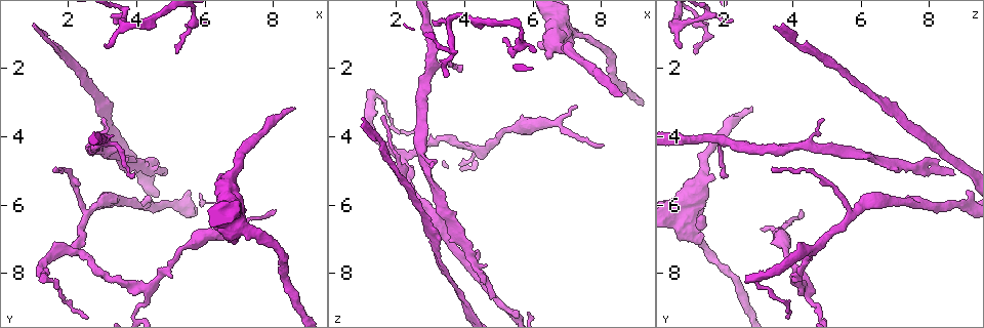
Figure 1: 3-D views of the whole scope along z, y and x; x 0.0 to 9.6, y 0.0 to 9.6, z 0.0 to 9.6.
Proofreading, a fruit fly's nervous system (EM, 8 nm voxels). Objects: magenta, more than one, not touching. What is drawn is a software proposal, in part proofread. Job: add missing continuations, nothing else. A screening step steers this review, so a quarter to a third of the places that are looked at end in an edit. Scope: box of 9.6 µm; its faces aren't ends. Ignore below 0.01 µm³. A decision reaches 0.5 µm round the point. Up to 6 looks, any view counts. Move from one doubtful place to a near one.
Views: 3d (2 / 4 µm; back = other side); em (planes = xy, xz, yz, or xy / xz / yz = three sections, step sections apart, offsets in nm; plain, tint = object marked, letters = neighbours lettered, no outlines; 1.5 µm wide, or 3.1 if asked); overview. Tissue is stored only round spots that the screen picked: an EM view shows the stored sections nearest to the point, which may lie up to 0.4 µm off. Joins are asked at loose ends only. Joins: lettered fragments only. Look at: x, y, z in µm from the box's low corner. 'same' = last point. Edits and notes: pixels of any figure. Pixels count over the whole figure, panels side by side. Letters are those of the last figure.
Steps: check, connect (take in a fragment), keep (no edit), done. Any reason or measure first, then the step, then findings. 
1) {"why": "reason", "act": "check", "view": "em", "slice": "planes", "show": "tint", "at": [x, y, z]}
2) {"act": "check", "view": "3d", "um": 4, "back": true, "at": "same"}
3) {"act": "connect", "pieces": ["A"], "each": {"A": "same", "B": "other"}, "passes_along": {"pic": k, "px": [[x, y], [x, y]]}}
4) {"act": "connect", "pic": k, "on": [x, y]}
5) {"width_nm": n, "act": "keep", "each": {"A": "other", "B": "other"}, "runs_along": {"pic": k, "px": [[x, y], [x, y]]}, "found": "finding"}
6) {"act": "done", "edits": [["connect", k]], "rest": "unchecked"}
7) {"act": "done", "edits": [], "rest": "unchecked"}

{"why": "end of a long branch", "act": "check", "view": "3d", "um": 2, "at": [8.60, 3.15, 2.90]}

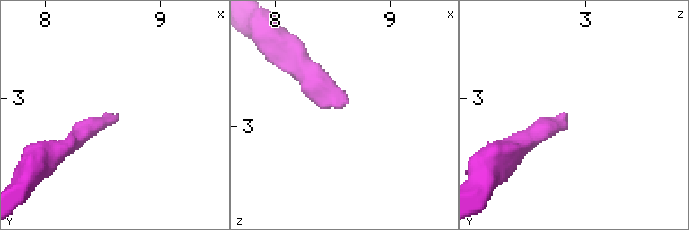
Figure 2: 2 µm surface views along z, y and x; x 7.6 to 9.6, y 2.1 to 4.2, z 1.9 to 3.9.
{"act": "check", "view": "em", "slice": "xy", "step": 4, "show": "letters", "at": [8.56, 3.14, 2.84]}

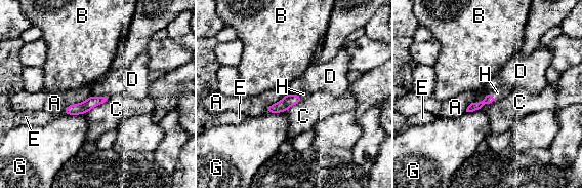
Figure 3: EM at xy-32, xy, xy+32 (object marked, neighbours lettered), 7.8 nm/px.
{"act": "connect", "pieces": ["H"], "each": {"A": "other", "B": "other", "C": "other", "D": "other", "E": "other", "G": "other", "H": "same"}, "passes_along": {"pic": 3, "px": [[488, 98], [484, 96], [501, 92]]}, "found": "the cell continues"}

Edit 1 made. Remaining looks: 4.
{"why": "see it whole again", "act": "check", "view": "overview"}

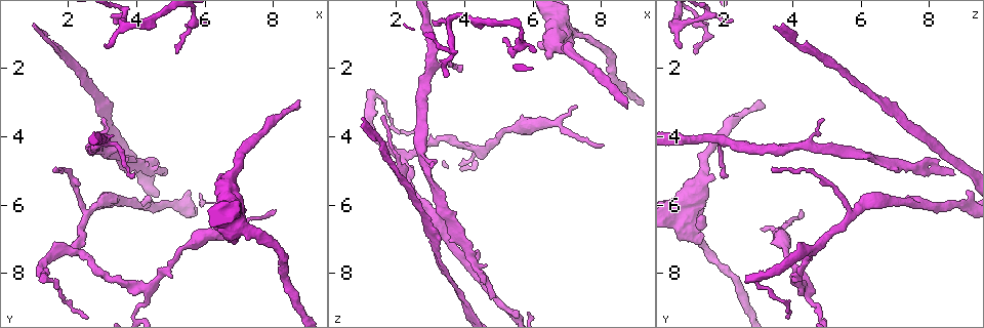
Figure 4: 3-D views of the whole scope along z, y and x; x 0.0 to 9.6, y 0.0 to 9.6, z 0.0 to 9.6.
{"why": "an open end", "act": "check", "view": "3d", "um": 2, "back": true, "at": [6.10, 0.75, 1.50]}

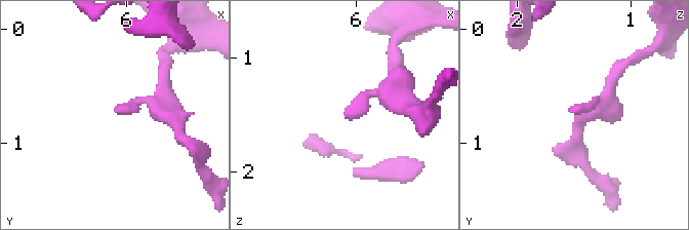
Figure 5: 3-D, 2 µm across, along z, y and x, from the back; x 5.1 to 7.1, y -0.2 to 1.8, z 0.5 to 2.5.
{"act": "check", "view": "em", "slice": "planes", "show": "letters", "at": [6.08, 0.72, 1.52]}

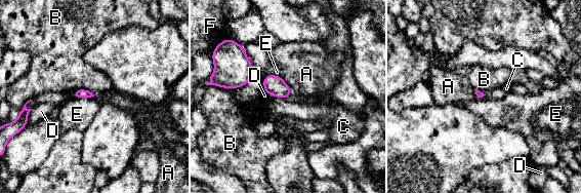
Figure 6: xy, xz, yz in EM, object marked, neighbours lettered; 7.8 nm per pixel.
{"act": "keep", "each": {"A": "other", "B": "other", "C": "other", "D": "other", "E": "other", "F": "other"}, "border": {"pic": 6, "px": [[282, 79], [266, 75], [262, 81]]}, "found": "none of them fits"}

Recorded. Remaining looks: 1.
{"act": "done", "edits": [["connect", 3]], "rest": "unchecked"}

